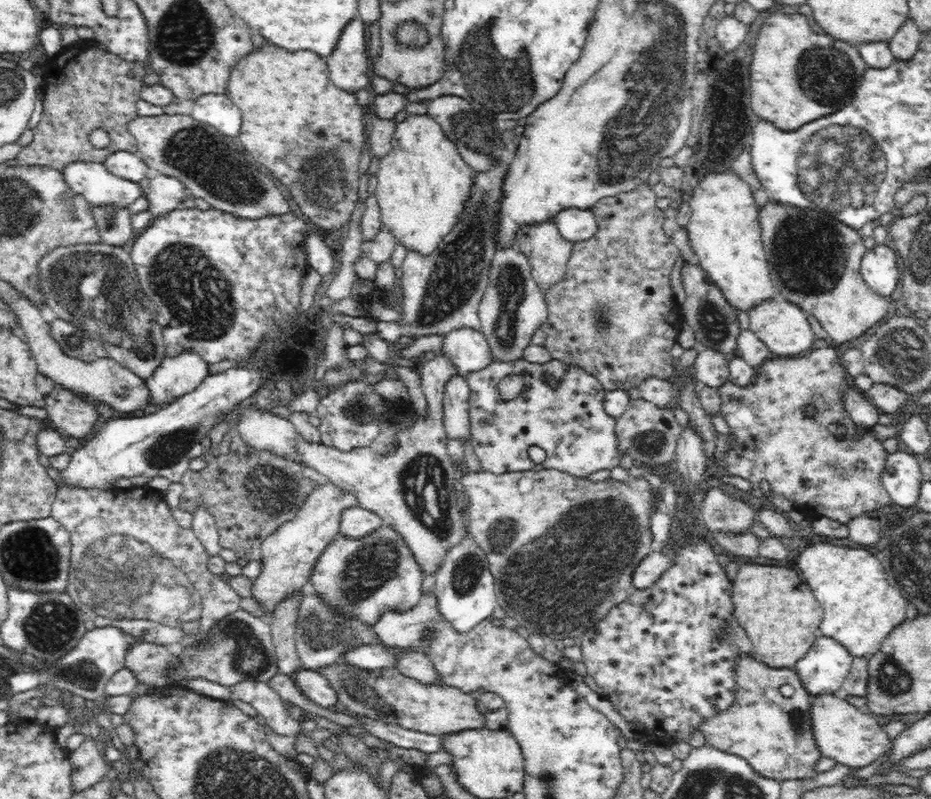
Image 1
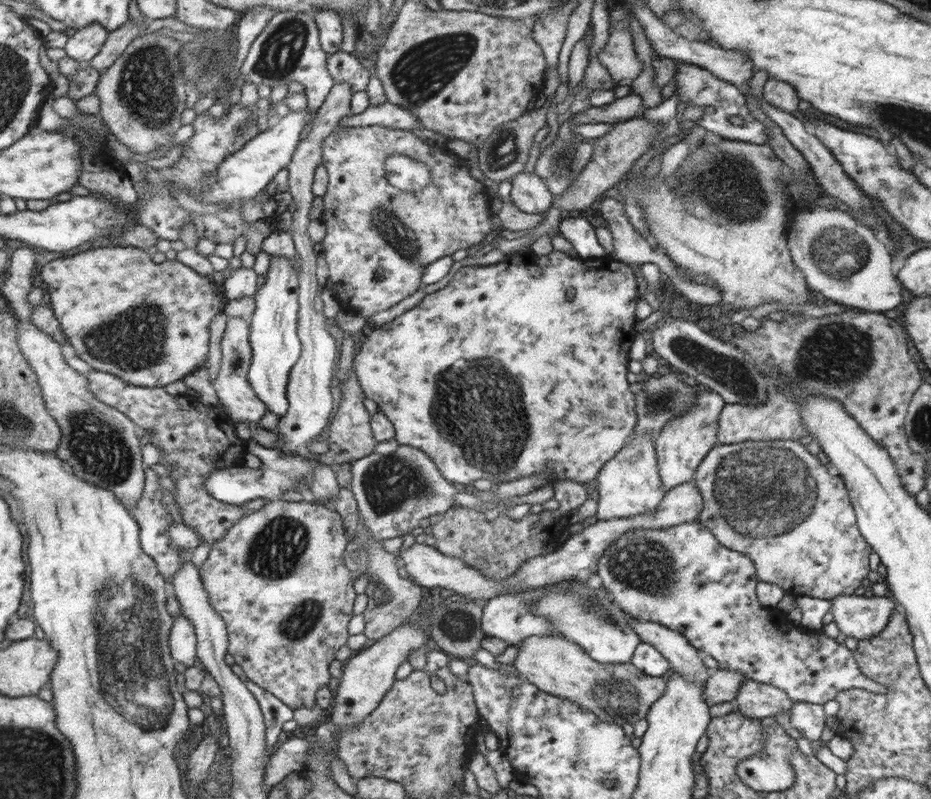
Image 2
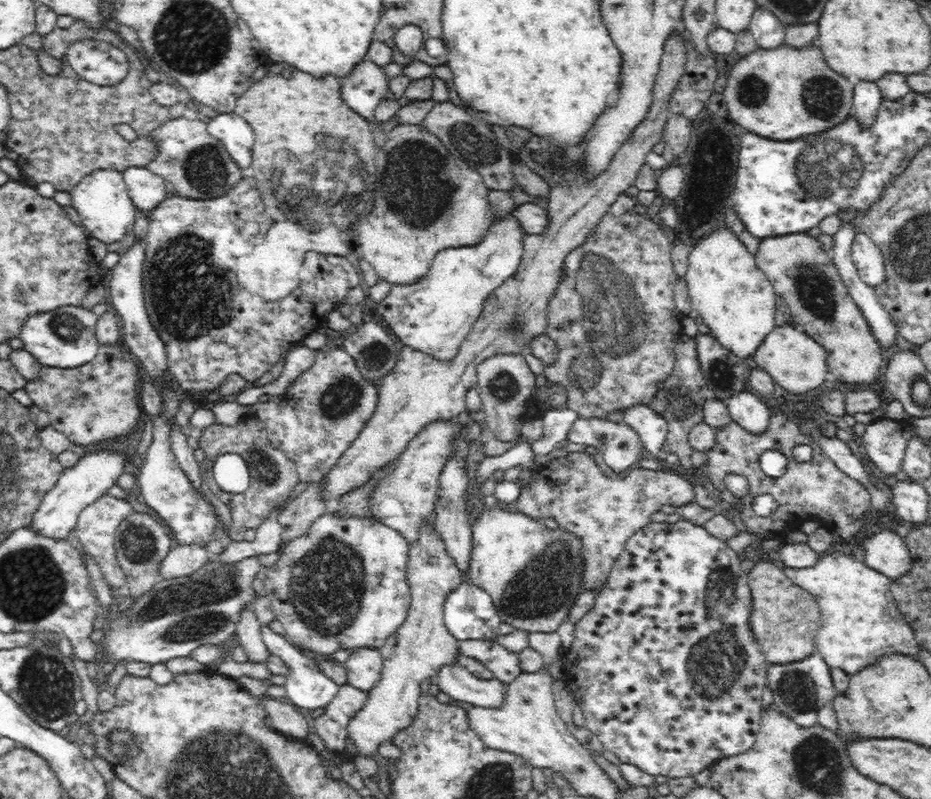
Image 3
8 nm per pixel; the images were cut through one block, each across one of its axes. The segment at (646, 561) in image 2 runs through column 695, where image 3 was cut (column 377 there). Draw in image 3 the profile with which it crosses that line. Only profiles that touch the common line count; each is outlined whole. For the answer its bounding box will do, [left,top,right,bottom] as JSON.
[264,516,411,657]

